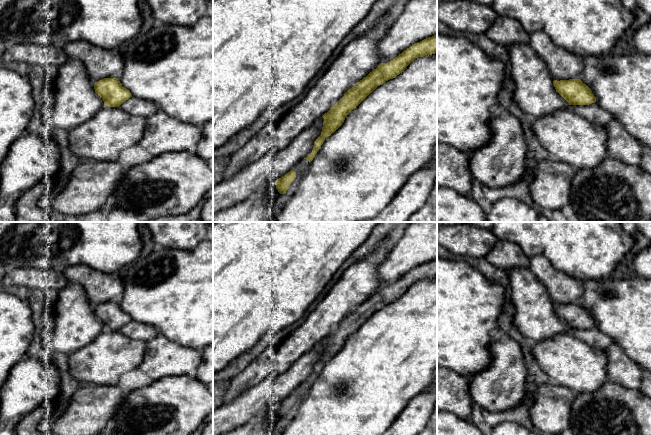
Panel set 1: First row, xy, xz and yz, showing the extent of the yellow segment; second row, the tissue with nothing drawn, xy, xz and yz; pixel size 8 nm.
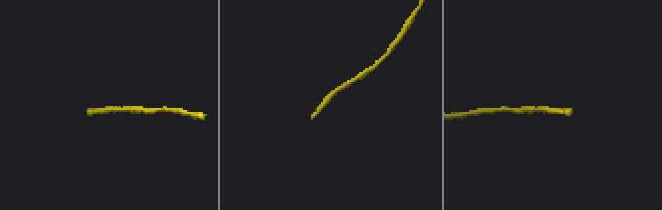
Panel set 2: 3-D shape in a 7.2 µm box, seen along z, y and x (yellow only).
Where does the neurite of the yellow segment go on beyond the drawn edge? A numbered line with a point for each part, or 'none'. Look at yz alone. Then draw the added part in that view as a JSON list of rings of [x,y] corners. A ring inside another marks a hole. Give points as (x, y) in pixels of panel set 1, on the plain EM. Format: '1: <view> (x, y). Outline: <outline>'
none

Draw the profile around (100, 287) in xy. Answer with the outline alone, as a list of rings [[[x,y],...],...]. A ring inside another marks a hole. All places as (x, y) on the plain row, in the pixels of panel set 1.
[[[83,264],[68,266],[63,269],[63,274],[69,283],[78,284],[85,290],[93,307],[104,302],[118,302],[123,294],[124,286],[117,274],[106,274]]]

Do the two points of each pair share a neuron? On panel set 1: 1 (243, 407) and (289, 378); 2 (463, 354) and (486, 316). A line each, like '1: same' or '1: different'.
1: same
2: same

